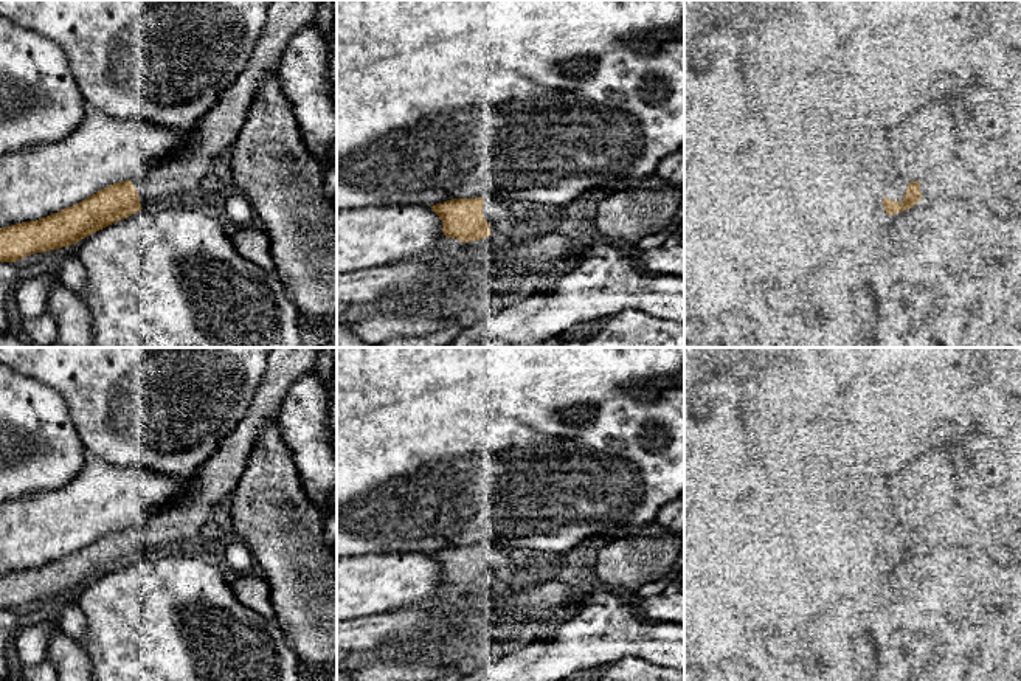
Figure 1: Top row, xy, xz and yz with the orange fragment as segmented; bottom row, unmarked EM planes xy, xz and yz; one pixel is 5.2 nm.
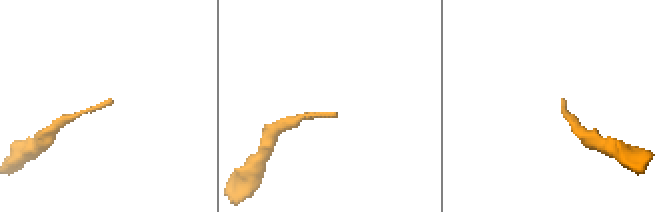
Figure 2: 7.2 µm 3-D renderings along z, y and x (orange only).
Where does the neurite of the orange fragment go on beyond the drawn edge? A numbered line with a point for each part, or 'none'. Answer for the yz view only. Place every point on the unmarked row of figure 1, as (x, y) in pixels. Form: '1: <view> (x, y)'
1: yz (894, 534)

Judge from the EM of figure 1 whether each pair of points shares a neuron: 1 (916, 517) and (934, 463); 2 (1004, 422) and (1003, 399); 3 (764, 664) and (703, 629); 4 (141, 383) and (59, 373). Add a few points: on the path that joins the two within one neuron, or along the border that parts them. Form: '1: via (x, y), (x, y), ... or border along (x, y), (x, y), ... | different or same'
1: via (917, 503), (919, 494), (931, 477) | same
2: via (1004, 416), (1003, 405) | same
3: border along (767, 625), (761, 625), (739, 653), (706, 660) | different
4: via (121, 373), (79, 373) | same

